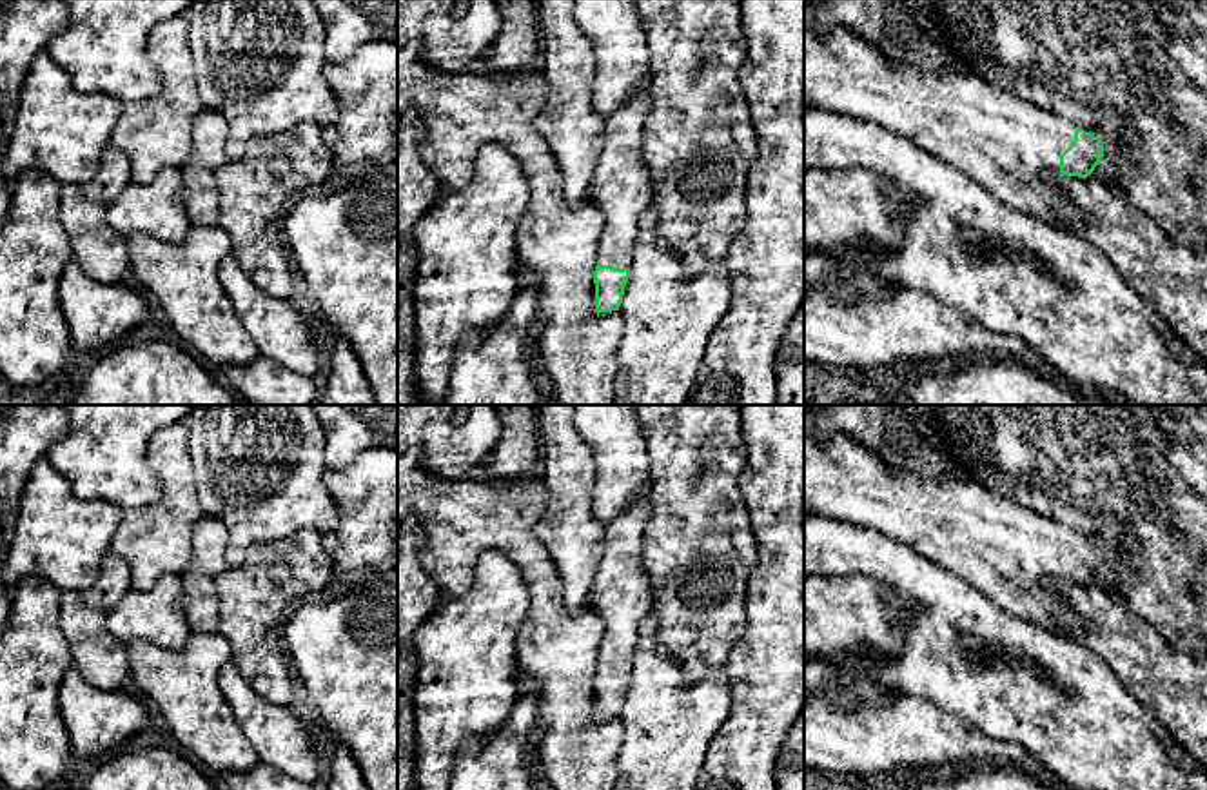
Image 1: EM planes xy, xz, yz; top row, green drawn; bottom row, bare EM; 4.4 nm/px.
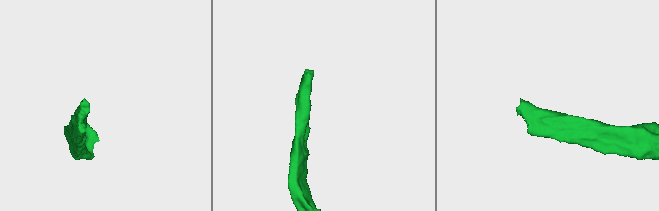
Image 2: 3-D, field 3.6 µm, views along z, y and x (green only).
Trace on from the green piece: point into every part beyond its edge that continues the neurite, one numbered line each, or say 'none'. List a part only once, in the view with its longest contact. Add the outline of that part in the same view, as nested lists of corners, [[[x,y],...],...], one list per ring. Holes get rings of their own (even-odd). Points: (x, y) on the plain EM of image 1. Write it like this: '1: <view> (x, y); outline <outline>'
1: yz (1000, 549); outline [[[804,434],[804,512],[844,519],[902,541],[1009,614],[1051,632],[1085,627],[1067,603],[1049,597],[1040,585],[1044,578],[1060,578],[1060,561],[1075,547],[1075,532],[991,494],[973,479],[926,479],[908,469],[891,469],[880,454],[849,436],[835,434],[819,443]]]

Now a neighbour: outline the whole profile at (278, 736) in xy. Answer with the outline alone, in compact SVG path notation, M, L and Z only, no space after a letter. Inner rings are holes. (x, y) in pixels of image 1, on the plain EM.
M232 661L220 670L218 685L258 761L314 785L318 754L310 743L310 726L289 706L258 696Z

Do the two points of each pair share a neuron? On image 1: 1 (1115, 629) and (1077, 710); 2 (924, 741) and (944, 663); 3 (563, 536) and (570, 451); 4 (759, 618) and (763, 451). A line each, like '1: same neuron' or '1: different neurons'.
1: different neurons
2: different neurons
3: same neuron
4: same neuron

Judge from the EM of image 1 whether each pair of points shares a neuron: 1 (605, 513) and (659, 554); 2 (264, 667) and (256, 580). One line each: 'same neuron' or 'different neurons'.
1: different neurons
2: same neuron

